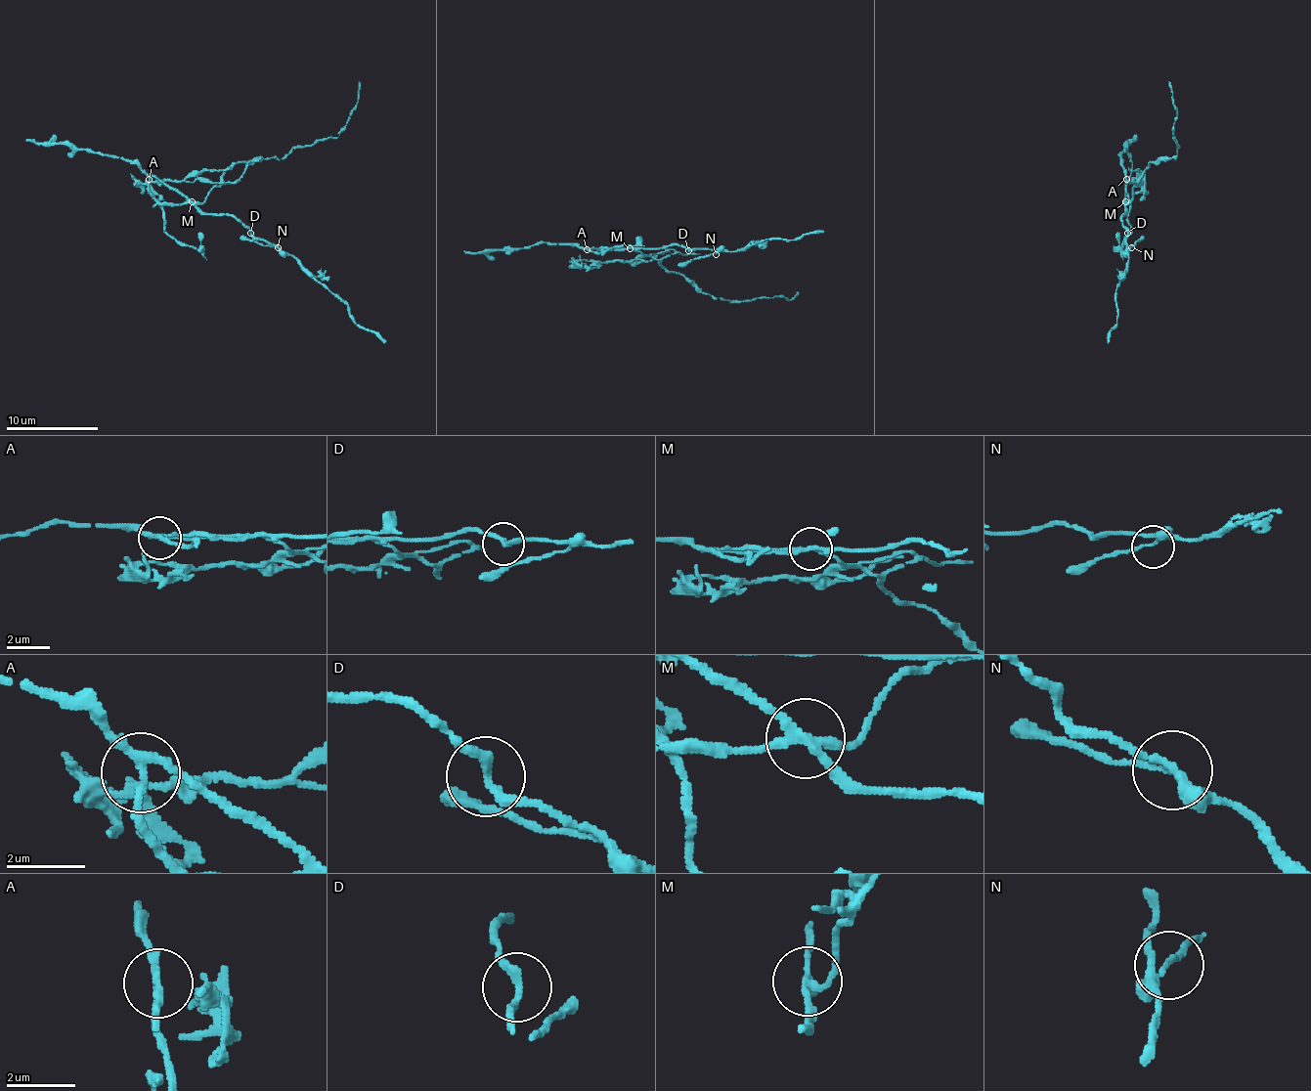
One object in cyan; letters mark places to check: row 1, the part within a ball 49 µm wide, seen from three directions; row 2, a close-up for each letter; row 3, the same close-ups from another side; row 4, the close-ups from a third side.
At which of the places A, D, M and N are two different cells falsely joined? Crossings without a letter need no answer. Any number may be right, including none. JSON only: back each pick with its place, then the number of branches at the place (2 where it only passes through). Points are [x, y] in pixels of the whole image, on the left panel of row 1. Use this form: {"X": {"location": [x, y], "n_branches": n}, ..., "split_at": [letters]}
{"A": {"location": [149, 179], "n_branches": 3}, "M": {"location": [192, 201], "n_branches": 4}, "split_at": ["A", "M"]}

